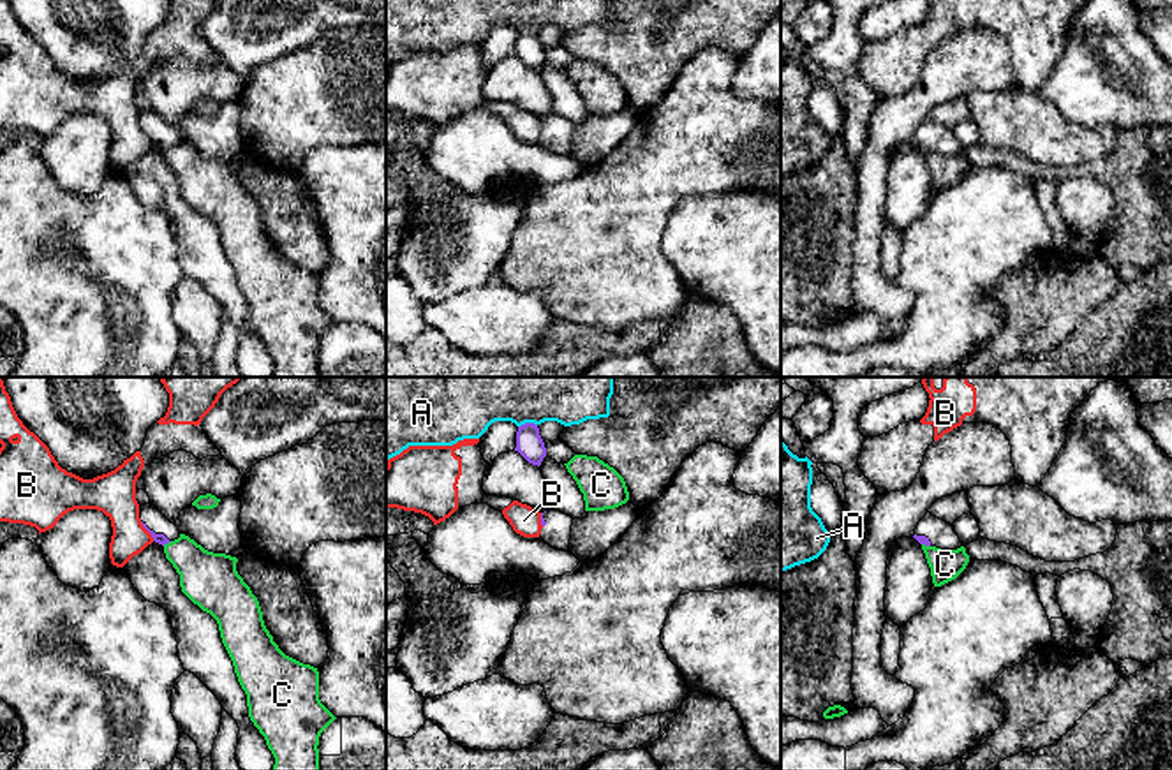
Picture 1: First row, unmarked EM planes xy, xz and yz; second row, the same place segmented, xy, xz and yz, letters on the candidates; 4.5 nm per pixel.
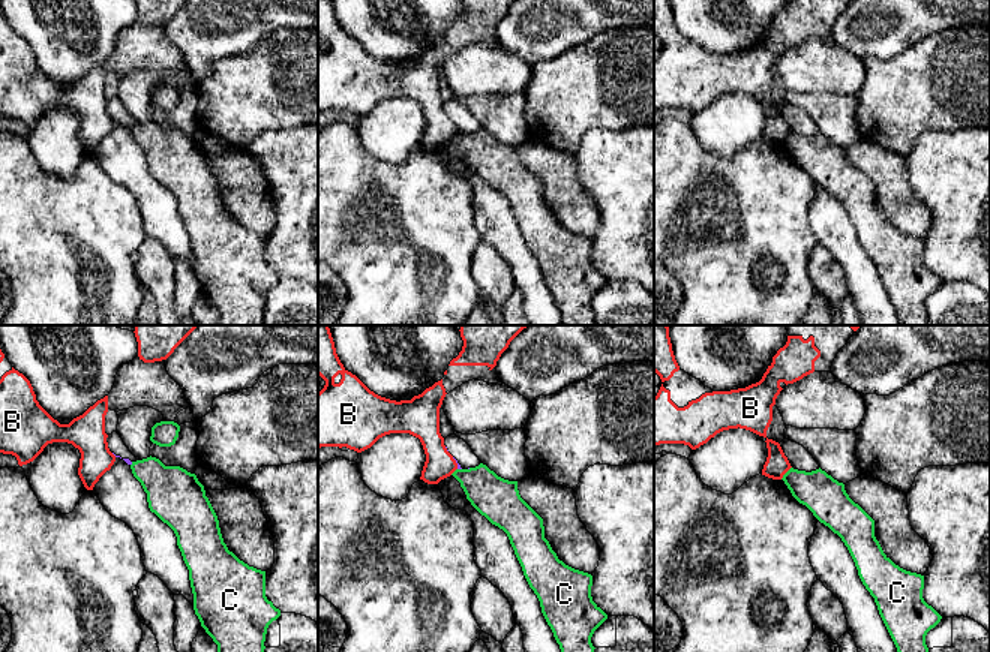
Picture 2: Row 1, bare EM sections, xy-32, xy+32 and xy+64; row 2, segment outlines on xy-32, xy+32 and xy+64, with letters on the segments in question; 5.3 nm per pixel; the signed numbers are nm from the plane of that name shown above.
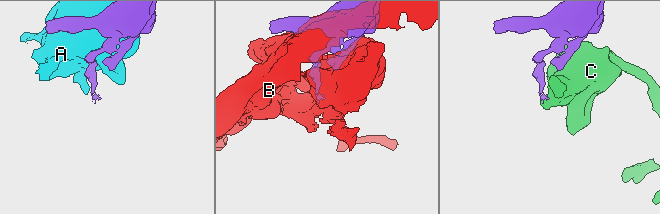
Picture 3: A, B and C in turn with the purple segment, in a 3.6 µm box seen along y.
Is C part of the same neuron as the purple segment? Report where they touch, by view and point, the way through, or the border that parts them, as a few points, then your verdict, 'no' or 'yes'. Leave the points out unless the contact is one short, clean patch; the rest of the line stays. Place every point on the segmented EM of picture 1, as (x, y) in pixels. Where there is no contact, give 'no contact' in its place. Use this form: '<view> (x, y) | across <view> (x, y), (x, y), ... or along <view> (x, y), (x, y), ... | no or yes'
xy (166, 543) | along xy (171, 541), (163, 545) | no

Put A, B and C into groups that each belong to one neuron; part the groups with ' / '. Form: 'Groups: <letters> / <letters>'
Groups: A C / B

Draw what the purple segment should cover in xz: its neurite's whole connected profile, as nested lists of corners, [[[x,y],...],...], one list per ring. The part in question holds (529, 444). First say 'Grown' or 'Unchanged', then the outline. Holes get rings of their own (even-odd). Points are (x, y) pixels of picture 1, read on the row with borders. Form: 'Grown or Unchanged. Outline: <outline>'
Unchanged. Outline: [[[525,423],[518,426],[515,451],[518,451],[529,463],[538,467],[541,465],[546,456],[546,448],[539,435],[538,425]]]

